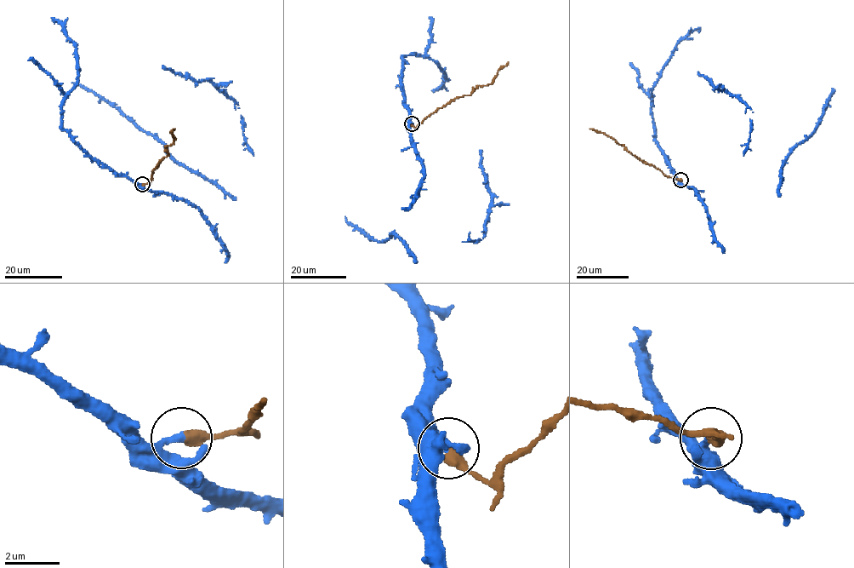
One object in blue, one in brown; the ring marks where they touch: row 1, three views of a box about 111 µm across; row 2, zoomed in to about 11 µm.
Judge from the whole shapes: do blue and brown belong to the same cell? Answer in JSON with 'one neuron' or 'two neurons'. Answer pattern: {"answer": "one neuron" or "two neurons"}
{"answer": "two neurons"}

